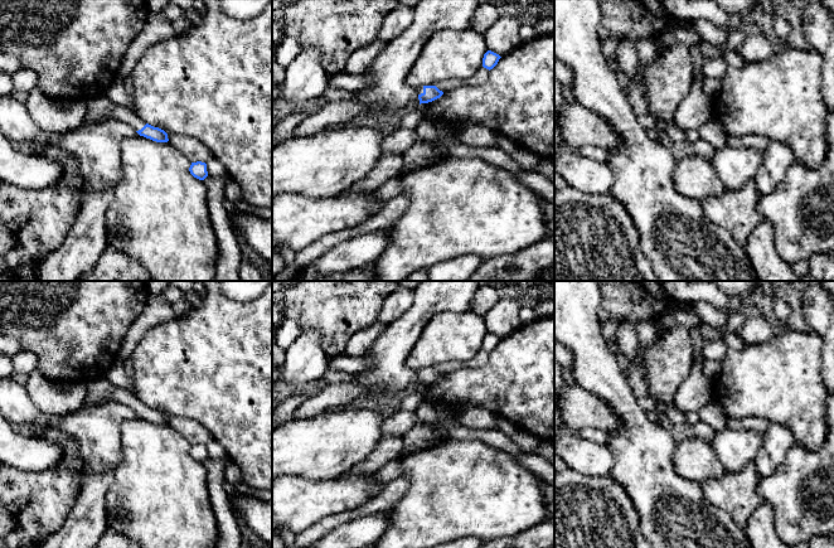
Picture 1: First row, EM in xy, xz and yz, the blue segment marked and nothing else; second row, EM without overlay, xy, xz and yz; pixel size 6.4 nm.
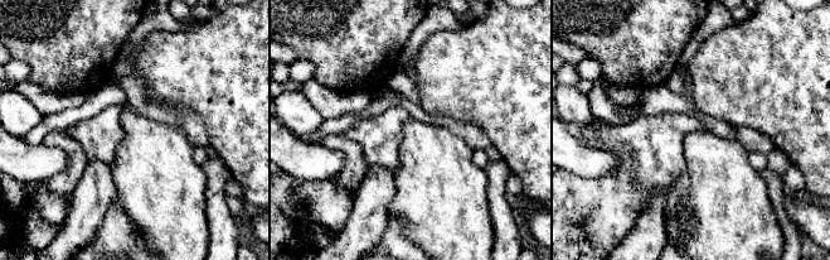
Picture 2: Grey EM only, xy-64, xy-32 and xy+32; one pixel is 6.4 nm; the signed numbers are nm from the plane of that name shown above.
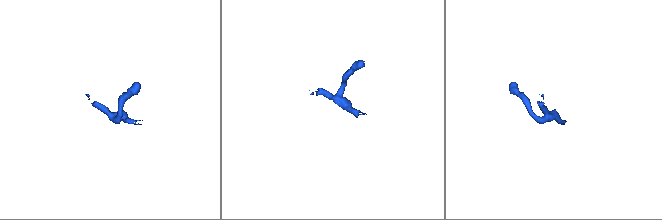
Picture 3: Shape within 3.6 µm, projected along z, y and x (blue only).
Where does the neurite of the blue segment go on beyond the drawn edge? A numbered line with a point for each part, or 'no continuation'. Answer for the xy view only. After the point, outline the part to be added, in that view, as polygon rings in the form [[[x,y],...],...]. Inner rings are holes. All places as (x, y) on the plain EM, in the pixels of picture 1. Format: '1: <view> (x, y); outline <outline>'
1: xy (101, 391); outline [[[100,378],[86,384],[84,406],[97,406],[110,401],[122,403],[135,413],[141,412],[146,407],[131,391],[116,387],[106,378]]]

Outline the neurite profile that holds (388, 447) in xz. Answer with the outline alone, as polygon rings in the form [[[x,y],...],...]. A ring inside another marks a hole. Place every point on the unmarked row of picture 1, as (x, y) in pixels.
[[[391,435],[382,437],[373,452],[362,462],[354,465],[344,475],[375,474],[388,462],[399,457],[403,446],[403,436]]]

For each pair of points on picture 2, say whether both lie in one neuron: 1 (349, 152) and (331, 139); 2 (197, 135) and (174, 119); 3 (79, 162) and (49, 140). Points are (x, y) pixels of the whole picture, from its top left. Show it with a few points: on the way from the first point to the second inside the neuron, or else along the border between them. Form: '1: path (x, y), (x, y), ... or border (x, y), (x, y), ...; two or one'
1: path (345, 148), (339, 141), (335, 141); one
2: path (192, 130), (179, 119); one
3: path (74, 153), (62, 140), (58, 140); one

